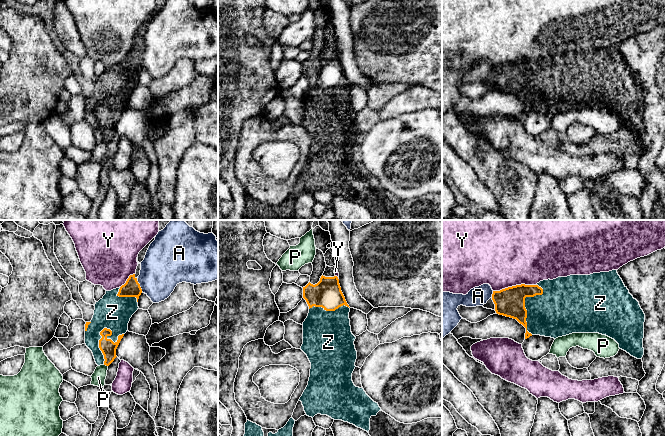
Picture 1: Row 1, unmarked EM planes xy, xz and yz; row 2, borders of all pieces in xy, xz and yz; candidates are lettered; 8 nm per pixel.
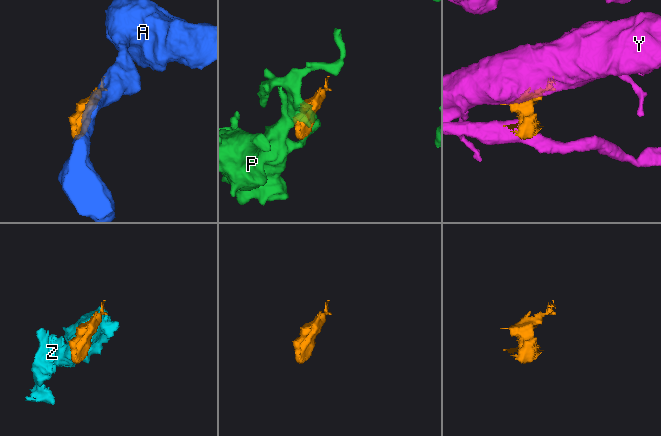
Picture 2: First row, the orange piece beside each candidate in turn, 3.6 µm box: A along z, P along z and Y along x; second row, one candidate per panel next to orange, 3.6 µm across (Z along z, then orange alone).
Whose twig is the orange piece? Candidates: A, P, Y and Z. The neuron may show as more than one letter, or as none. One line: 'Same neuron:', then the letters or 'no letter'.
Same neuron: Z

